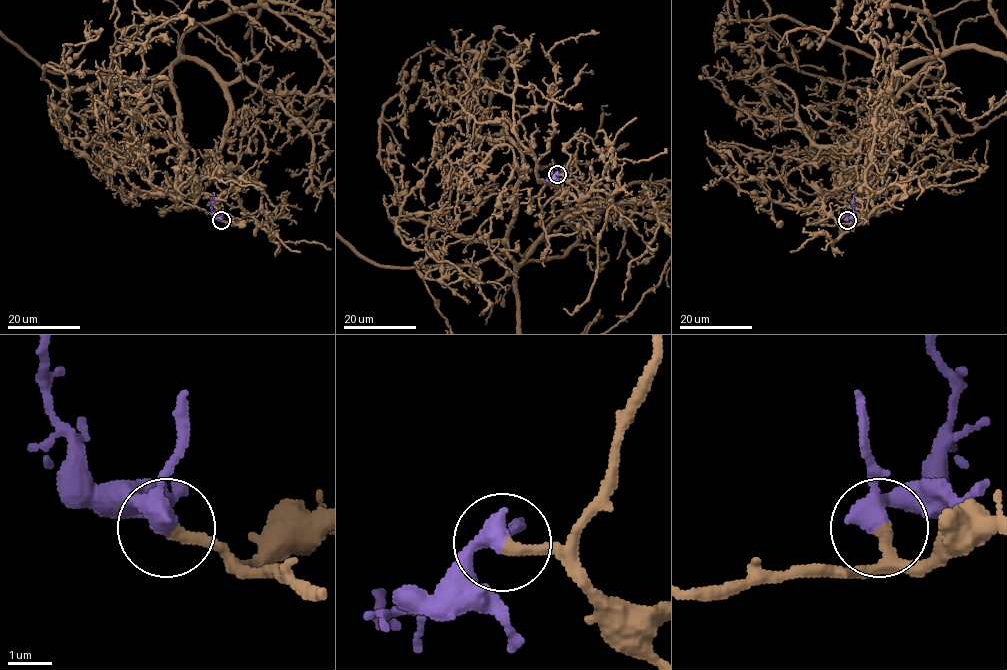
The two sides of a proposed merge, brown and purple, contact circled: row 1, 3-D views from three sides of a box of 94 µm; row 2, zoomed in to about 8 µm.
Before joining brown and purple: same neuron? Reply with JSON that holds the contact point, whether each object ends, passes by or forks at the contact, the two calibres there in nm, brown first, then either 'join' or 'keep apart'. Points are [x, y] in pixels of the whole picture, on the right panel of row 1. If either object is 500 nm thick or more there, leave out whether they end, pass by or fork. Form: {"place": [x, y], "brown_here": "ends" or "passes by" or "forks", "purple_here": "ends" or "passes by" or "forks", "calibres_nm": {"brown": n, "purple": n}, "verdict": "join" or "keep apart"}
{"place": [847, 220], "brown_here": "ends", "purple_here": "passes by", "calibres_nm": {"brown": 280, "purple": 400}, "verdict": "join"}

